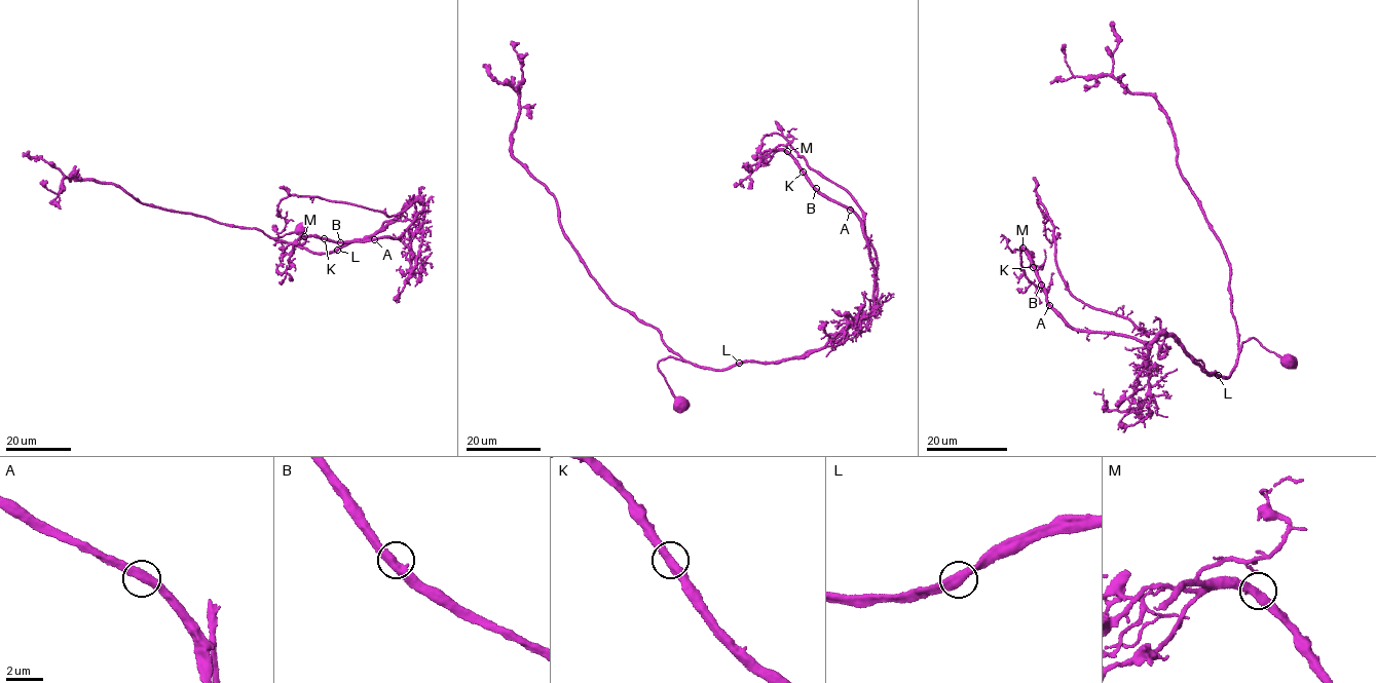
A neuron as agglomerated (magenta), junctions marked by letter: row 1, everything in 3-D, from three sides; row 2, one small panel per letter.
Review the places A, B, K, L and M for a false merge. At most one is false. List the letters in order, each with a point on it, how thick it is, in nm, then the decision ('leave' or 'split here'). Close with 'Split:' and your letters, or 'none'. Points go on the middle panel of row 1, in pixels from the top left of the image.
A: (850, 210) | 440 nm | leave
B: (816, 188) | 440 nm | leave
K: (803, 172) | 440 nm | leave
L: (739, 363) | 440 nm | leave
M: (787, 151) | 420 nm | leave
Split: none

